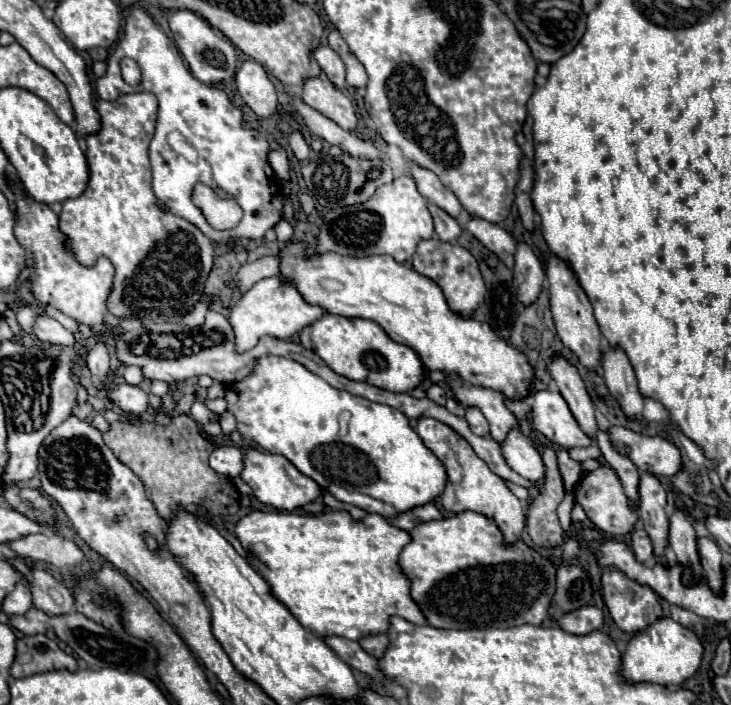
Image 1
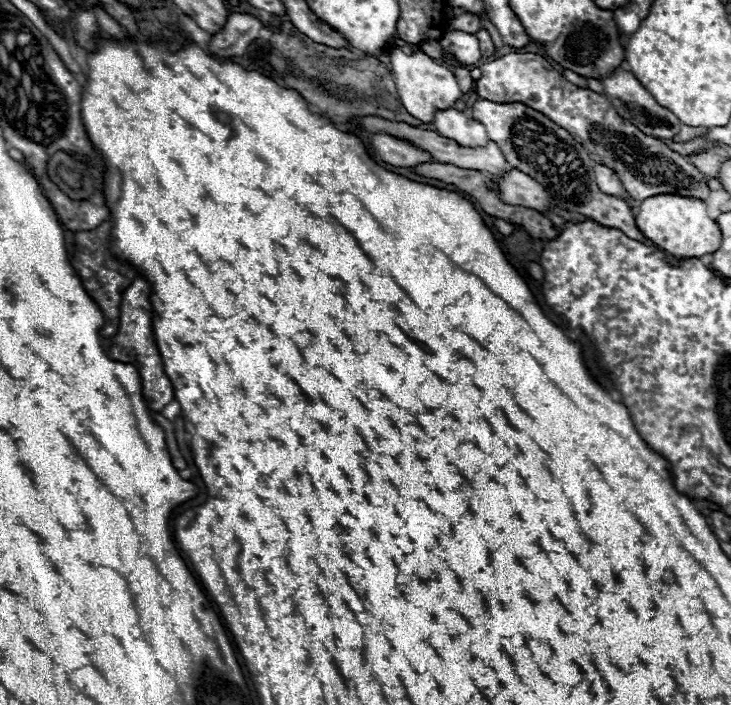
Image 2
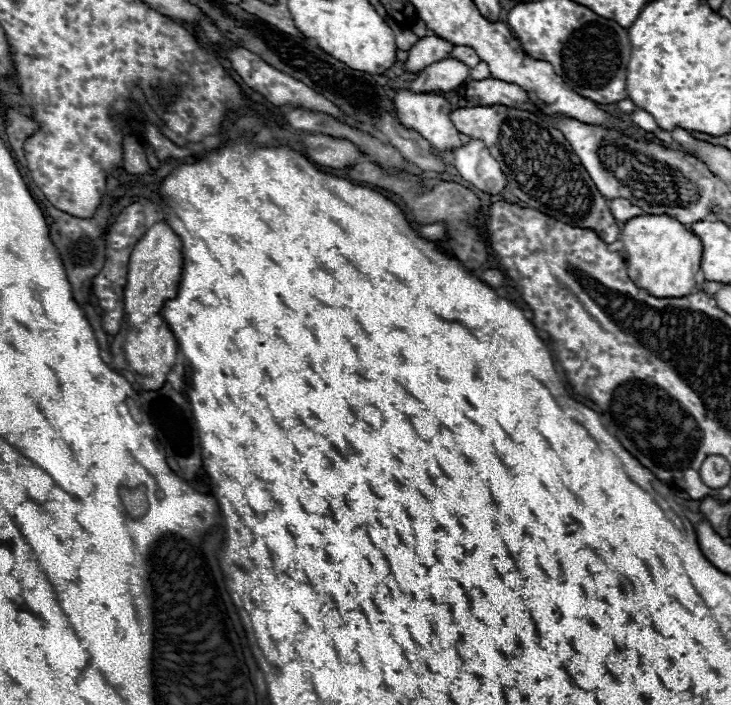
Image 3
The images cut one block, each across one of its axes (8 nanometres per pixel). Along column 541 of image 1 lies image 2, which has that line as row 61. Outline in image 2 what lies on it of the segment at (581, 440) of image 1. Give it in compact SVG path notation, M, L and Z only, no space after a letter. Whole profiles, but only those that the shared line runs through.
M392 46L390 48L390 70L394 74L394 82L396 82L396 90L398 90L402 106L406 108L410 116L418 118L422 124L432 124L436 110L450 108L462 96L454 74L442 64L436 64L424 52L404 54L398 46Z

